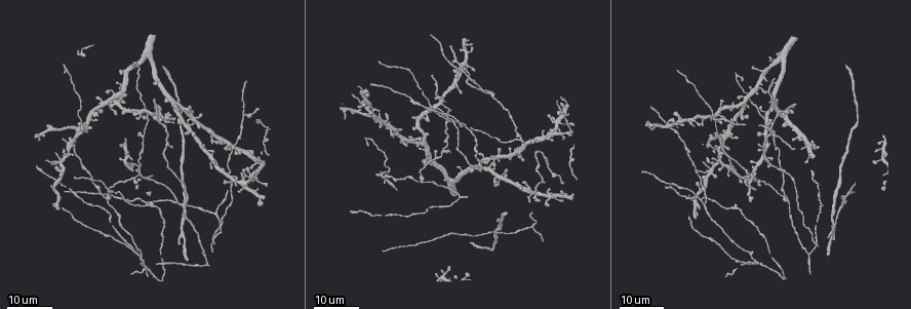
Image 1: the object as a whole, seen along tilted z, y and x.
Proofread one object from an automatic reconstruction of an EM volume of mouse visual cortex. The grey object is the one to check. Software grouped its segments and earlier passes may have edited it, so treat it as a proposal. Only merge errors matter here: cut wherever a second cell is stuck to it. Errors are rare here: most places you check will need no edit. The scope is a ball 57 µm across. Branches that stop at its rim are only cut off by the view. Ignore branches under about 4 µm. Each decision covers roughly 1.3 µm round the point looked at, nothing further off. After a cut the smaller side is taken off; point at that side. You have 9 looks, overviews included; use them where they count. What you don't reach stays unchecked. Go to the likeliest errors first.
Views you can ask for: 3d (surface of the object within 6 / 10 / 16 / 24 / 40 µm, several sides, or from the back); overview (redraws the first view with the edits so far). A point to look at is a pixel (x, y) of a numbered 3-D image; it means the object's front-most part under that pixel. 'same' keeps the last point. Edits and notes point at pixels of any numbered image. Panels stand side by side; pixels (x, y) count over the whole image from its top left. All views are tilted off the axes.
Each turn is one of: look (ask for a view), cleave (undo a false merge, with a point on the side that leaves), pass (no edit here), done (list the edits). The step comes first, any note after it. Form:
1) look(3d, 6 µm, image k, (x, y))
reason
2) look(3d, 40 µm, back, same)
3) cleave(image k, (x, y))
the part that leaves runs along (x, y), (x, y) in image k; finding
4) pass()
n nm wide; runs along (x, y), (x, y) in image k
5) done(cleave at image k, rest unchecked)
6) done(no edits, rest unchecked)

look(3d, 16 µm, image 1, (146, 115))

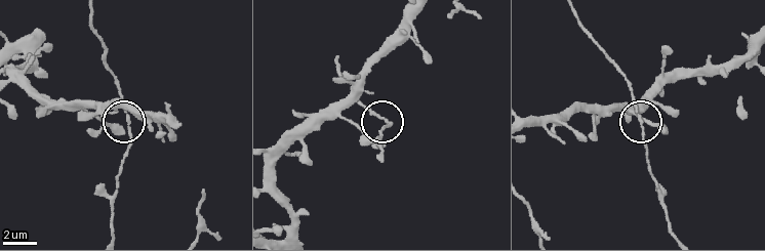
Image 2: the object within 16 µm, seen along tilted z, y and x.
look(3d, 6 µm, image 2, (641, 124))
closer look

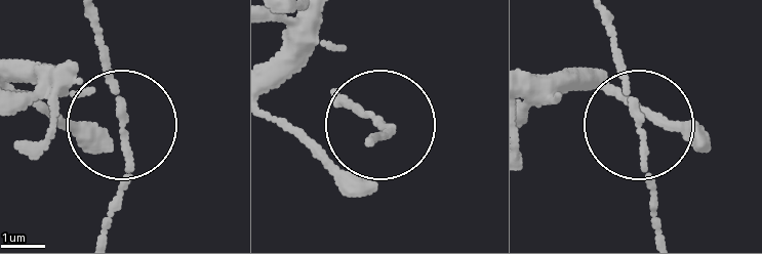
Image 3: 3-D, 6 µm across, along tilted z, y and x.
pass()
110 nm wide; runs along (15, 87), (77, 120), (124, 121), (97, 16) in image 3; continuous, no second cell

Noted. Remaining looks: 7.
look(3d, 16 µm, image 1, (242, 112))
branch point

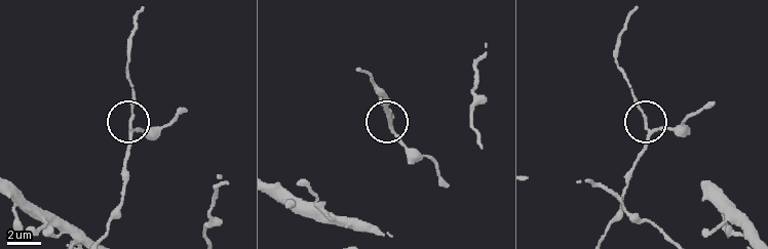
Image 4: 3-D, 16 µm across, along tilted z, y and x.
look(3d, 10 µm, image 4, (131, 132))

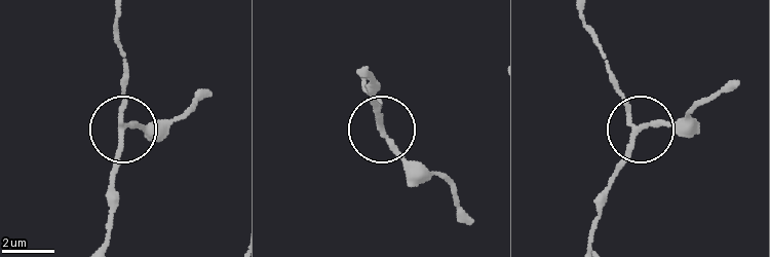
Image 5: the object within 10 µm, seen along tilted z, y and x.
pass()
170 nm wide; one cell here

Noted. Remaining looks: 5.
look(3d, 16 µm, image 1, (58, 160))
small branch off a trunk

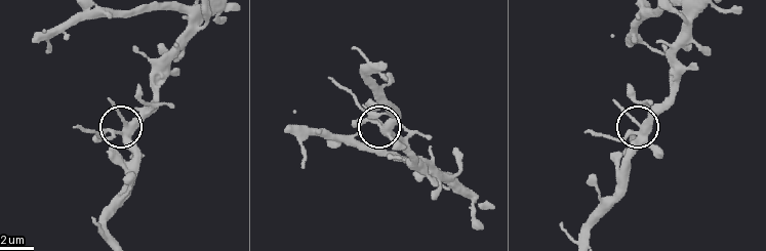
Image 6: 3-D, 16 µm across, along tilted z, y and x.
look(3d, 10 µm, image 6, (119, 132))

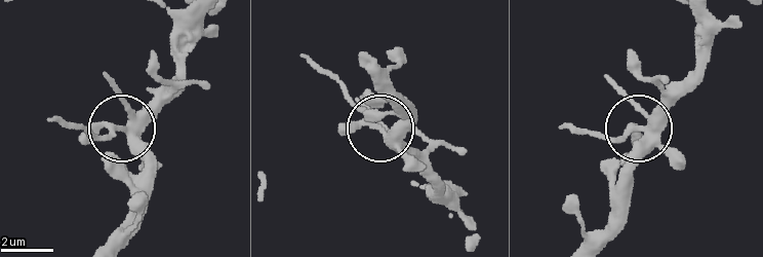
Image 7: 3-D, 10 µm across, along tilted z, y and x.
pass()
5 arms; runs along (458, 192), (438, 187), (322, 69) in image 7; all the same cell

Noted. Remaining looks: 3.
look(3d, 16 µm, image 1, (809, 255))
a fork

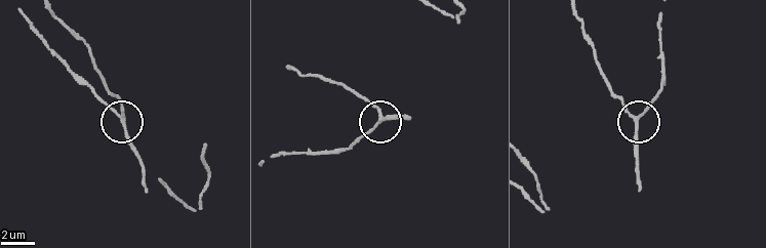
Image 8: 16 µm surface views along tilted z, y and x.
look(3d, 6 µm, image 8, (635, 118))

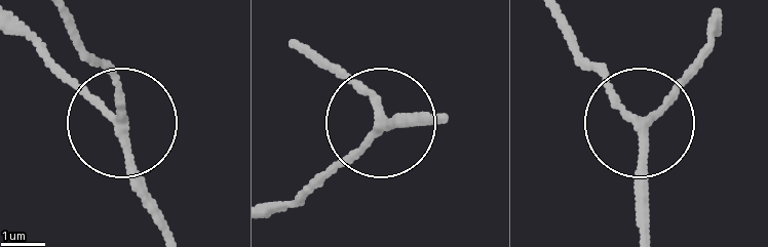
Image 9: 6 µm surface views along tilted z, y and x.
look(3d, 6 µm, back, image 9, (378, 126))

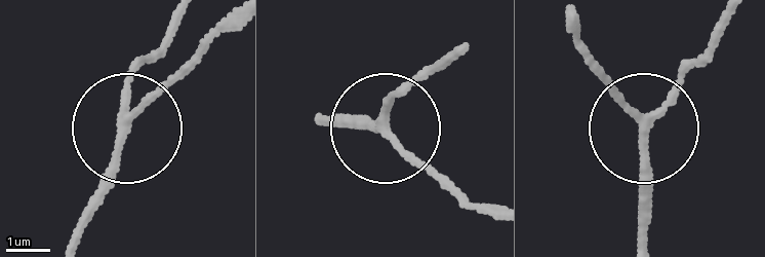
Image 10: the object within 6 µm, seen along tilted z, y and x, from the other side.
pass()
runs along (733, 15), (648, 122), (642, 239) in image 10; continuous, no second cell

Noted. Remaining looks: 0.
done(no edits, rest unchecked)

